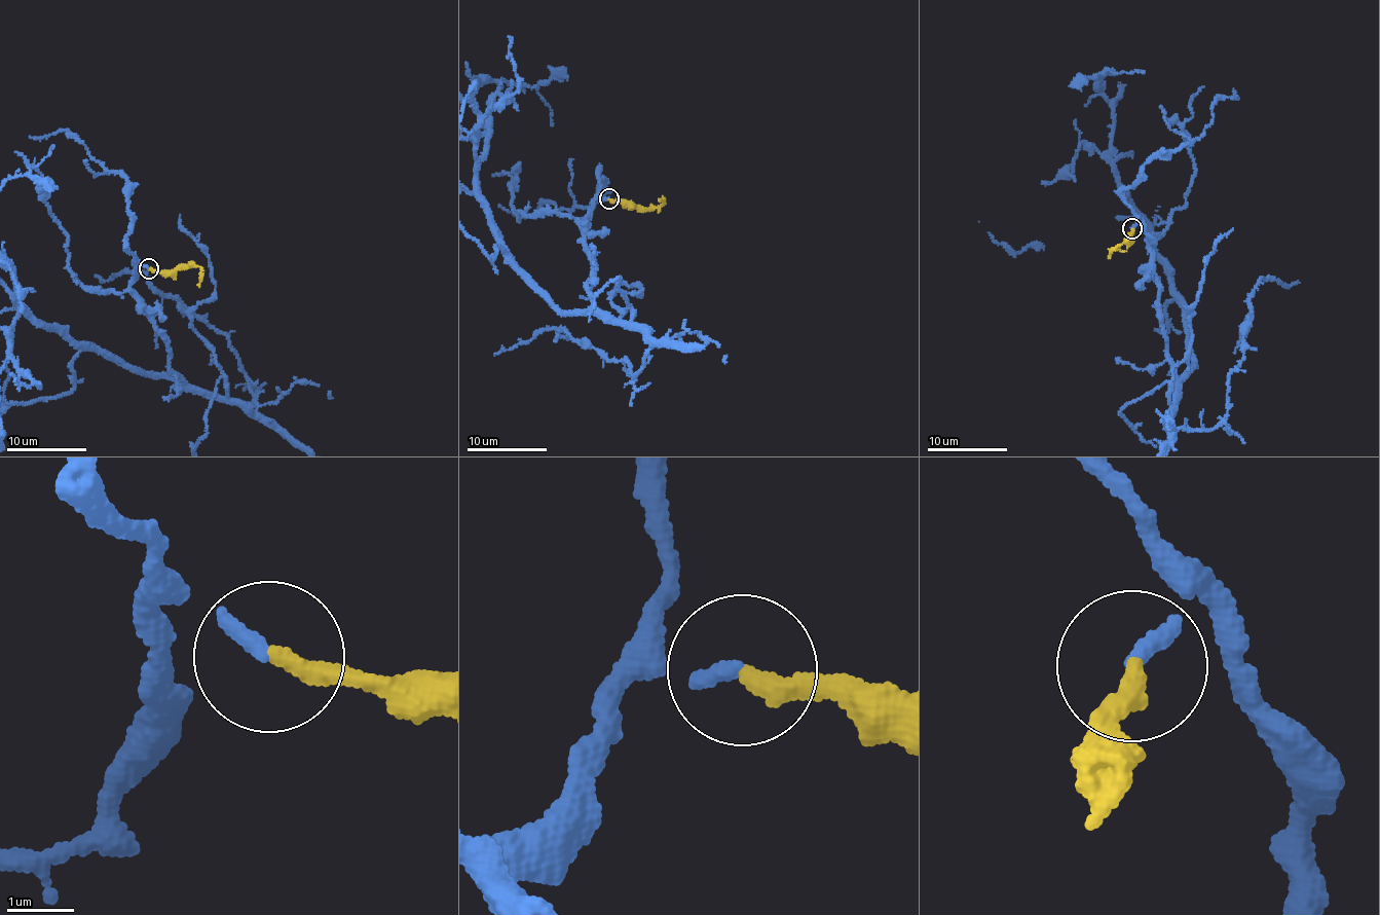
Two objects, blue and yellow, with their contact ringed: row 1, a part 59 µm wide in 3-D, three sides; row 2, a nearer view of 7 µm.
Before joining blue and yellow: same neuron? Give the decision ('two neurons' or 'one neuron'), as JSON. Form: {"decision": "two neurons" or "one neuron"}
{"decision": "one neuron"}

